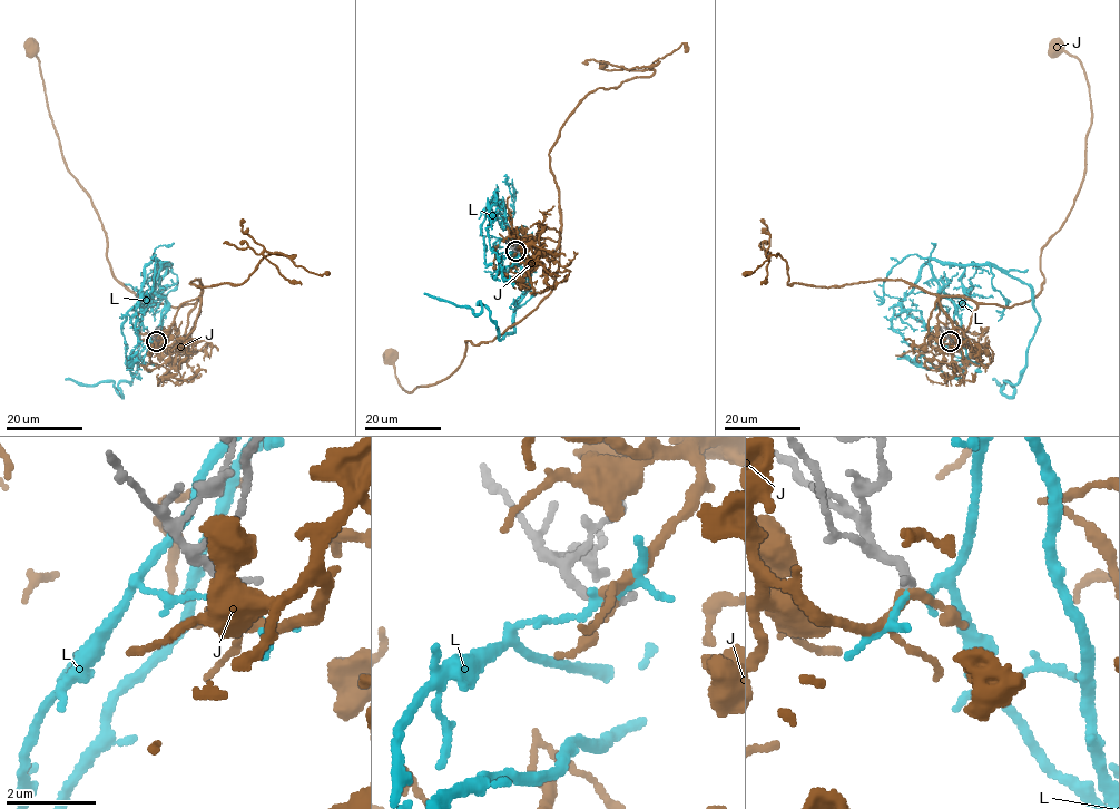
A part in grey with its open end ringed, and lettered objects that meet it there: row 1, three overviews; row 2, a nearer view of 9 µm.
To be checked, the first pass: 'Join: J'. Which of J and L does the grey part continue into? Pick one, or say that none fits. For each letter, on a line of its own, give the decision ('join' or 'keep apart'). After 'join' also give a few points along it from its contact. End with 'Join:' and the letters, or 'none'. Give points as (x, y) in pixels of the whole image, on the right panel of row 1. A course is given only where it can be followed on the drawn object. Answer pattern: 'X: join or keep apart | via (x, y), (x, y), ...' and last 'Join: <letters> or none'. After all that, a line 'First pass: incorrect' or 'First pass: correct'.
J: join | via (950, 341), (943, 295), (1013, 306), (1040, 291), (1040, 251), (1081, 185), (1089, 87), (1054, 50)
L: keep apart
Join: J
First pass: correct

